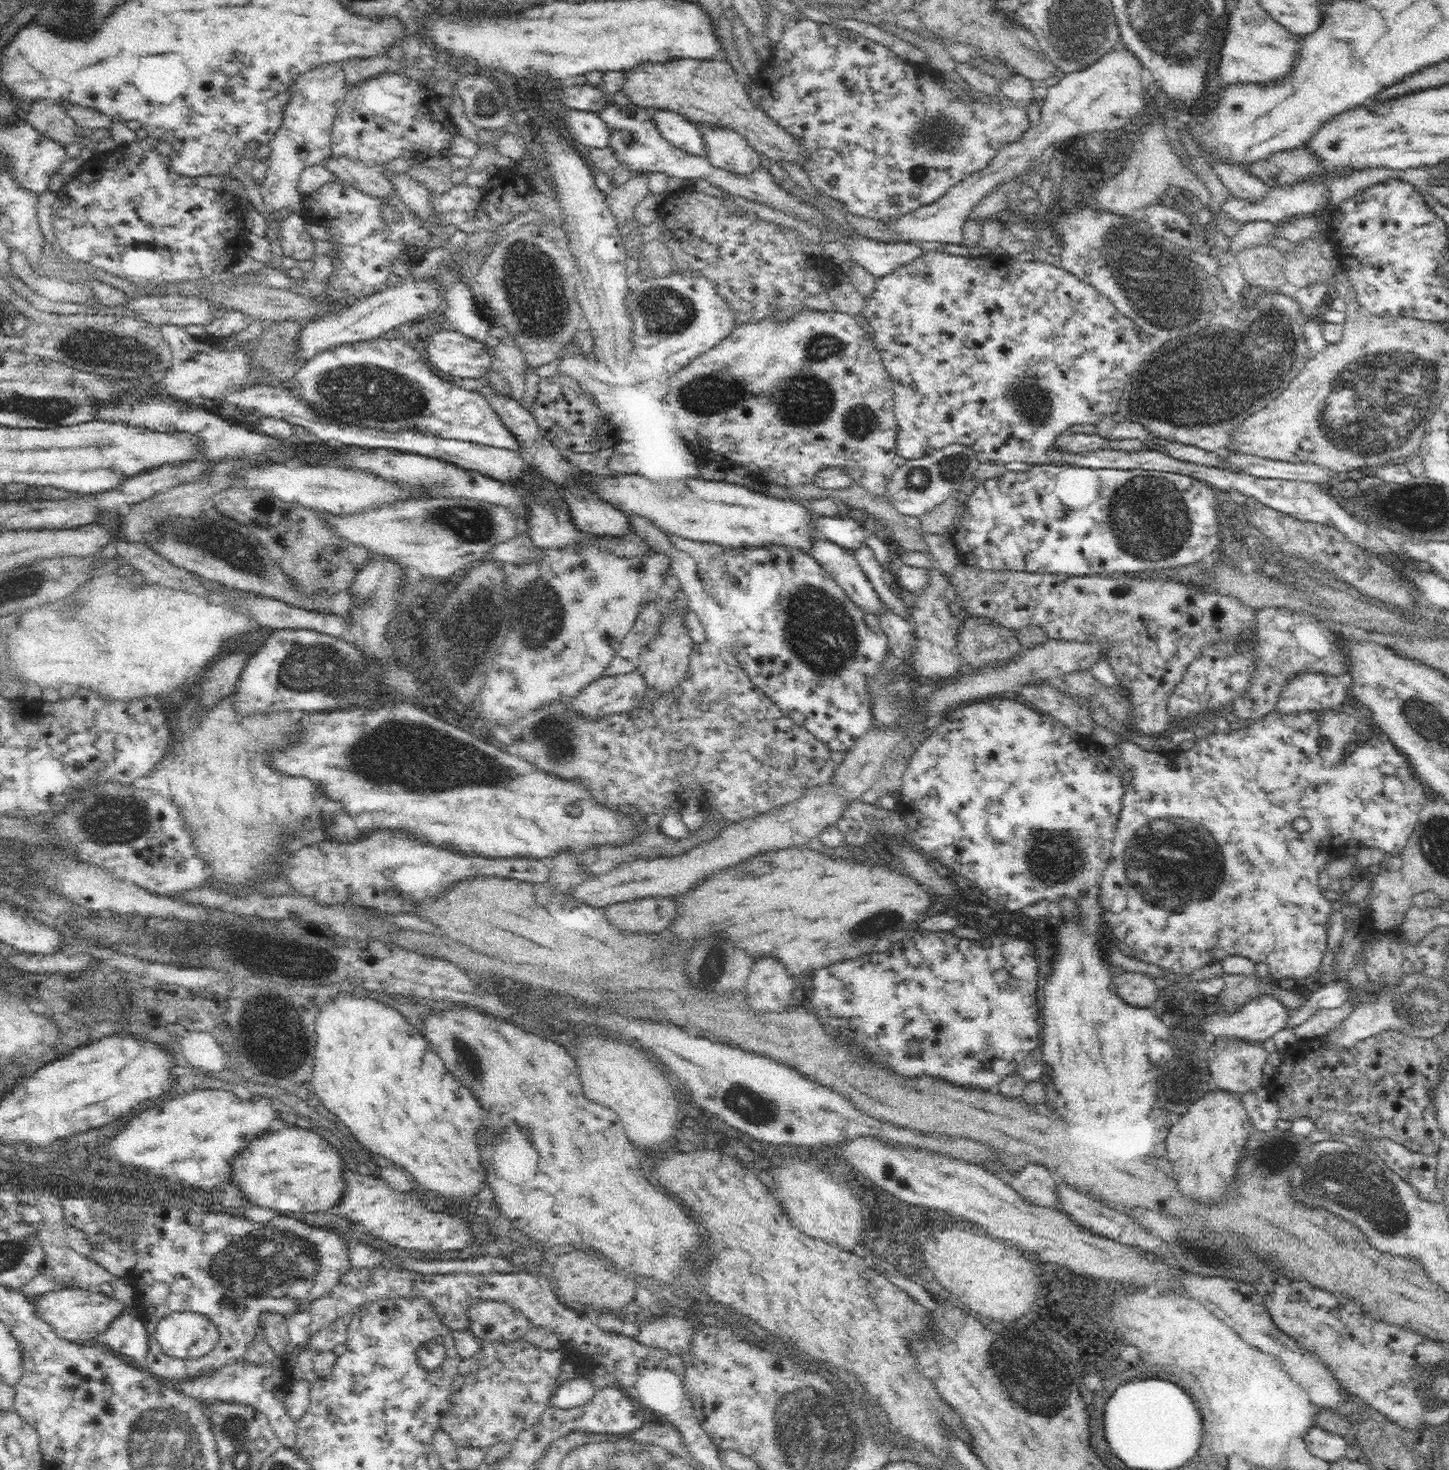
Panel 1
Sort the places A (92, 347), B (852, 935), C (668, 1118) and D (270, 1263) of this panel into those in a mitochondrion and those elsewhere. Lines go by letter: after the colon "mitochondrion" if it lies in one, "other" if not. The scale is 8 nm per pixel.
A: mitochondrion
B: mitochondrion
C: other
D: mitochondrion

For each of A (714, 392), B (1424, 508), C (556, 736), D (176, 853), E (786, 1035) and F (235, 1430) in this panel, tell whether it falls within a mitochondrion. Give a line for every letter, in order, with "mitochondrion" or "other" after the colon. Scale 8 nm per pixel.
A: mitochondrion
B: mitochondrion
C: mitochondrion
D: other
E: other
F: mitochondrion

